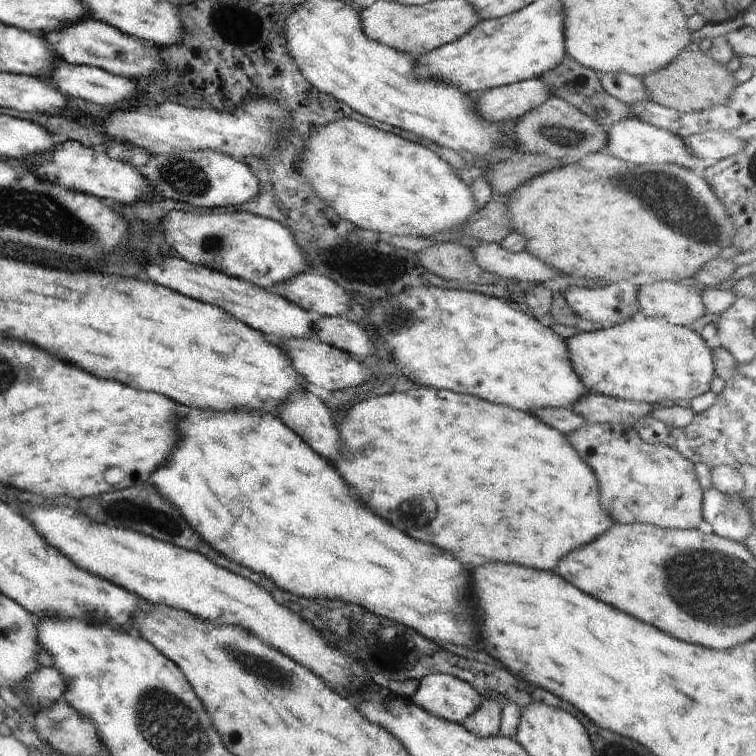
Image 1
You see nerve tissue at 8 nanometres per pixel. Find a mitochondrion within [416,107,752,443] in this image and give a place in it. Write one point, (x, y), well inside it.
(670, 200)

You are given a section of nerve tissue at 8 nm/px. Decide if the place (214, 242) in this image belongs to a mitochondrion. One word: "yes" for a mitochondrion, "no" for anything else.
yes

